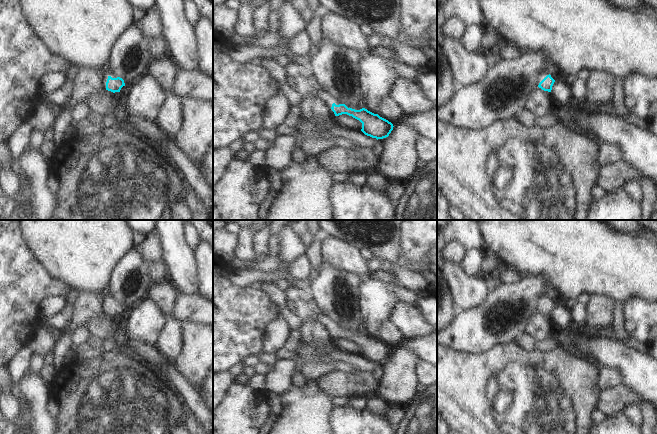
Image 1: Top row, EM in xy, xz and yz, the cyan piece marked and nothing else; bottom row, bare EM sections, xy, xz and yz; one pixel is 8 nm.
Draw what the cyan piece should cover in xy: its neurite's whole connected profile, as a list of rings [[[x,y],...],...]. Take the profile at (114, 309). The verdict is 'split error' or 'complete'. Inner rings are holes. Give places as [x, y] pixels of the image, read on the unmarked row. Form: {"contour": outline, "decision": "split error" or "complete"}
{"contour": [[[108,300],[106,306],[106,314],[111,315],[113,317],[120,316],[121,312],[125,310],[124,304],[120,301],[112,302]]], "decision": "complete"}

